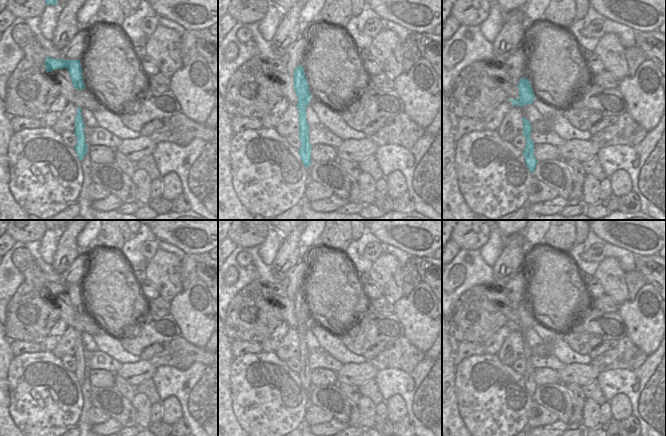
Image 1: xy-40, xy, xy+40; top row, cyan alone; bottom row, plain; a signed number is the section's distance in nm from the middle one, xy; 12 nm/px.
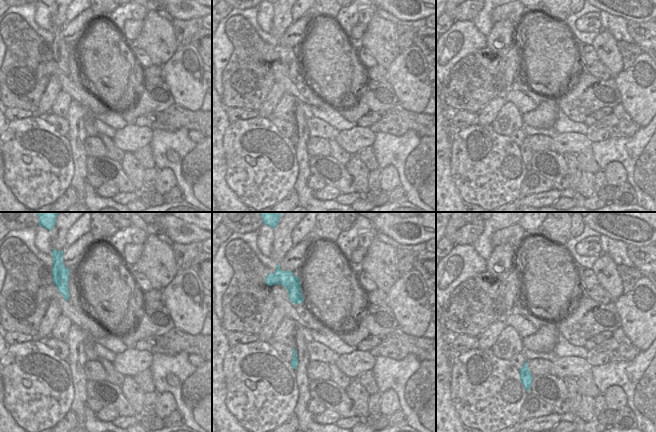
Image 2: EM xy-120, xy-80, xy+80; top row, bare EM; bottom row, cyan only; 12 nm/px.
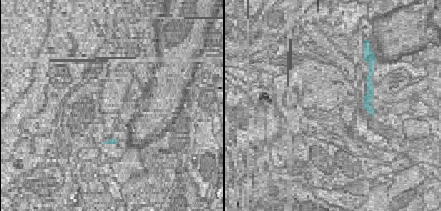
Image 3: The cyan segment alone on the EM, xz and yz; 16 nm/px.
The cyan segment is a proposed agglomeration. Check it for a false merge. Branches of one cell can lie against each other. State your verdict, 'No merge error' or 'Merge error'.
No merge error

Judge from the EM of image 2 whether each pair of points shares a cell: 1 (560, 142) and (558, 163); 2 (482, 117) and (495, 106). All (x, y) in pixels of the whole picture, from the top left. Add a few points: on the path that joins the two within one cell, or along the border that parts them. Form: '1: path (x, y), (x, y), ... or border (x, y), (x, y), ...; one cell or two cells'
1: border (553, 149), (563, 155); two cells
2: path (485, 116), (492, 109); one cell

